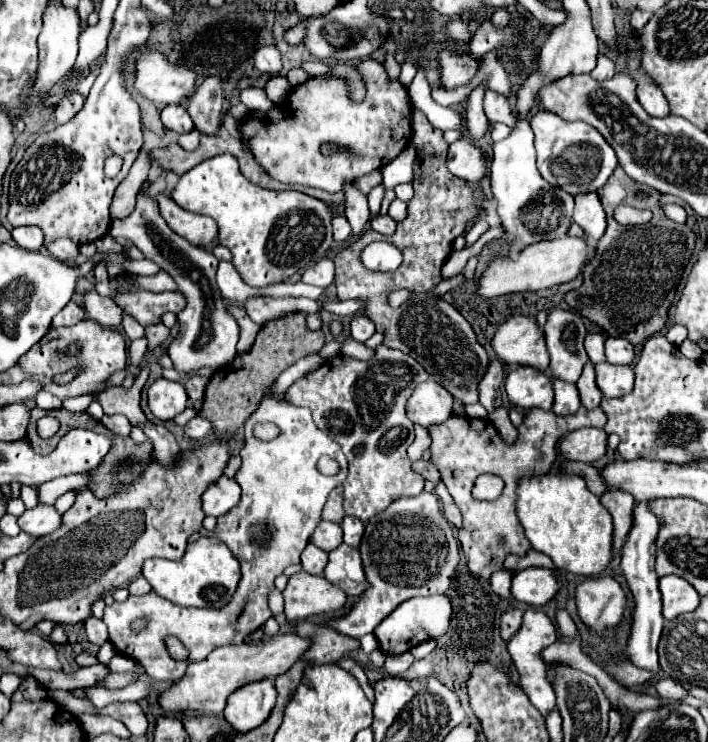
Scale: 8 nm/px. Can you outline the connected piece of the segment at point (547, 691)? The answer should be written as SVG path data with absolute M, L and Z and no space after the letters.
M525 611L523 615L523 625L519 627L519 631L509 639L507 643L507 649L509 649L509 655L517 667L517 673L519 673L519 685L521 689L525 691L525 695L529 697L529 701L545 715L549 709L555 709L555 693L553 693L553 687L549 685L547 681L547 673L545 673L545 661L541 657L543 649L549 647L551 643L557 641L557 631L555 631L555 625L553 621L543 613L543 611Z

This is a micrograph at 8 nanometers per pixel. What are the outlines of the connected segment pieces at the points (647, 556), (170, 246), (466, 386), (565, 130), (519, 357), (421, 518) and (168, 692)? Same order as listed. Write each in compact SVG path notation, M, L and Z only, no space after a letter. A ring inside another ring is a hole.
M651 499L639 501L633 509L633 527L621 549L621 569L633 591L633 597L635 597L635 613L633 613L633 627L631 627L627 653L629 653L629 659L633 665L651 669L651 671L659 669L657 643L659 643L663 623L665 623L665 617L661 611L663 605L661 605L661 593L659 593L659 577L655 573L655 549L657 549L655 541L657 541L659 527L661 527L661 523L659 523L657 515L651 511Z
M145 195L137 197L135 211L125 219L115 219L111 223L113 237L125 237L135 247L141 249L145 259L157 263L163 271L167 271L179 289L185 293L187 307L177 315L179 317L179 335L175 337L167 349L167 354L173 361L177 371L191 371L199 367L213 367L219 369L227 365L237 355L237 341L239 341L239 325L235 317L227 311L225 299L215 283L217 271L217 257L203 249L191 245L187 239L179 237L175 231L169 229L165 219L159 215L157 201L147 199Z
M421 111L413 113L413 145L417 149L415 161L415 195L407 203L407 217L397 223L393 235L379 235L373 229L366 229L361 237L341 249L335 255L335 285L339 301L359 299L365 301L365 313L377 325L377 331L385 335L387 347L409 353L417 359L431 377L443 385L455 399L465 405L479 403L479 383L489 367L489 355L479 345L471 323L441 297L433 295L433 289L441 283L441 265L453 249L453 239L463 235L465 225L479 213L473 201L473 187L463 179L453 177L445 167L447 143L443 131L435 129ZM373 241L393 243L403 253L403 263L393 273L371 271L363 265L361 253ZM407 289L413 293L401 307L389 307L389 295L393 291Z
M549 111L535 113L529 123L535 133L537 169L547 183L561 187L571 195L577 195L597 191L615 171L617 155L595 127L583 121L565 121Z
M531 317L507 319L491 339L491 347L507 367L535 367L541 371L549 367L545 337Z
M427 491L417 497L397 497L385 511L369 519L359 551L369 587L349 613L327 621L327 627L353 639L373 633L399 603L417 595L445 593L453 585L459 567L459 547L451 523L441 511L439 497Z
M279 633L275 637L267 637L261 643L253 643L253 645L241 643L241 645L217 647L203 661L191 661L183 679L179 683L173 683L169 689L165 689L159 697L159 703L165 711L193 709L193 711L201 711L203 715L211 715L211 713L219 715L225 709L227 697L235 689L253 681L261 681L269 677L275 679L287 673L291 665L295 665L305 655L309 645L311 645L309 637L299 637L295 633L285 633L285 635Z

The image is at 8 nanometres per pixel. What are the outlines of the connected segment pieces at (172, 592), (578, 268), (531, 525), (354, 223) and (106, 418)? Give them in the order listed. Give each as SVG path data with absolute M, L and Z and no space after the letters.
M201 537L197 543L189 543L185 555L179 561L169 559L145 559L143 577L151 583L153 591L167 601L181 607L211 607L221 609L233 597L239 583L239 561L233 557L227 545L217 537Z
M561 237L557 241L541 241L537 245L525 247L515 259L493 259L487 271L481 275L479 281L479 295L483 297L499 297L517 291L539 291L553 285L561 285L567 281L577 279L583 269L593 261L597 249L593 243L579 239L579 237Z
M541 475L519 483L517 515L535 551L549 555L557 569L599 577L613 559L613 519L577 475Z
M347 181L343 185L343 195L345 195L345 217L349 219L353 233L361 233L365 223L369 221L371 213L367 207L367 195L359 191L359 187L353 181Z
M103 415L101 423L113 431L113 435L119 435L119 437L129 437L131 433L131 425L127 421L127 417L121 417L121 415Z

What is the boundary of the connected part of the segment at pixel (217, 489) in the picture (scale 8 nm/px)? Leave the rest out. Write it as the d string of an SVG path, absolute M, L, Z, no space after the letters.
M221 475L217 481L213 481L205 493L203 493L203 511L207 515L219 517L233 509L241 499L241 487L235 479Z

